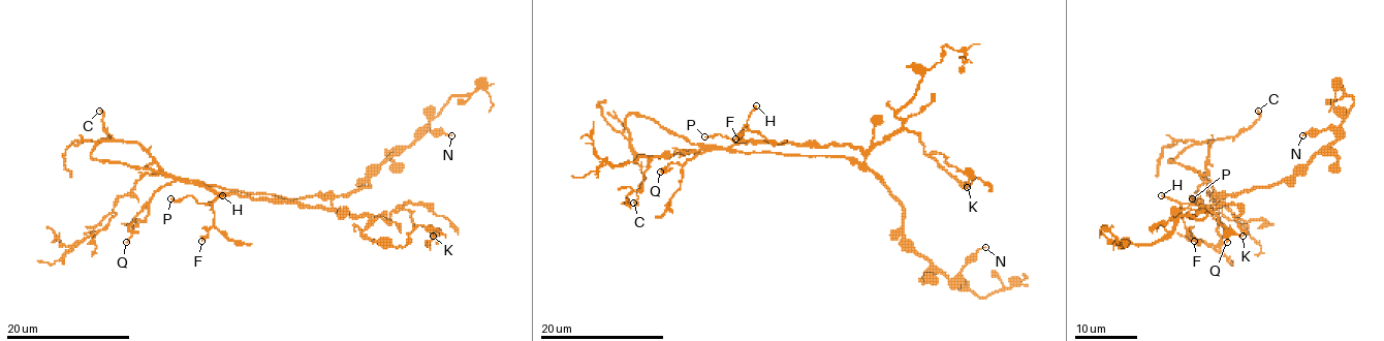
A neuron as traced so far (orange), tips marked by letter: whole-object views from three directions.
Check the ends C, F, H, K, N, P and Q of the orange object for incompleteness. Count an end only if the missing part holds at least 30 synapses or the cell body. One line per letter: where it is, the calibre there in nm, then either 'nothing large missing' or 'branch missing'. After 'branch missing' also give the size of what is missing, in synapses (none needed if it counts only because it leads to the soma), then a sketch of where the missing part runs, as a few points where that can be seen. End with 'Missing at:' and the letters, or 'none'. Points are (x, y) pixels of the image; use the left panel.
C: at (99, 111); 170 nm thick; nothing large missing
F: at (201, 241); 320 nm thick; nothing large missing
H: at (222, 195); 180 nm thick; nothing large missing
K: at (433, 236); 180 nm thick; nothing large missing
N: at (451, 135); 100 nm thick; nothing large missing
P: at (170, 198); 120 nm thick; nothing large missing
Q: at (126, 242); 160 nm thick; nothing large missing
Missing at: none

